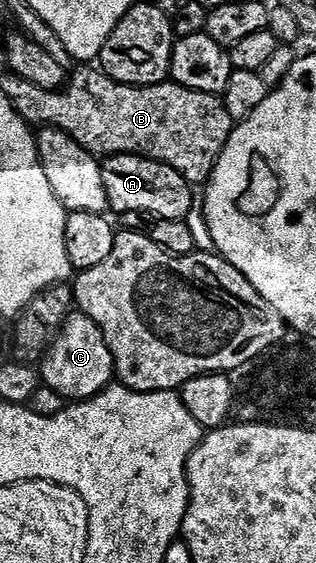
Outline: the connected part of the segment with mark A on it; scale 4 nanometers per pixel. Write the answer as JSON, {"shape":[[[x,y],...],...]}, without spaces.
{"shape":[[[114,154],[105,157],[102,162],[102,184],[106,184],[106,196],[111,213],[116,214],[156,214],[159,220],[185,221],[188,213],[194,209],[192,202],[193,187],[174,168],[145,158],[143,154]]]}

